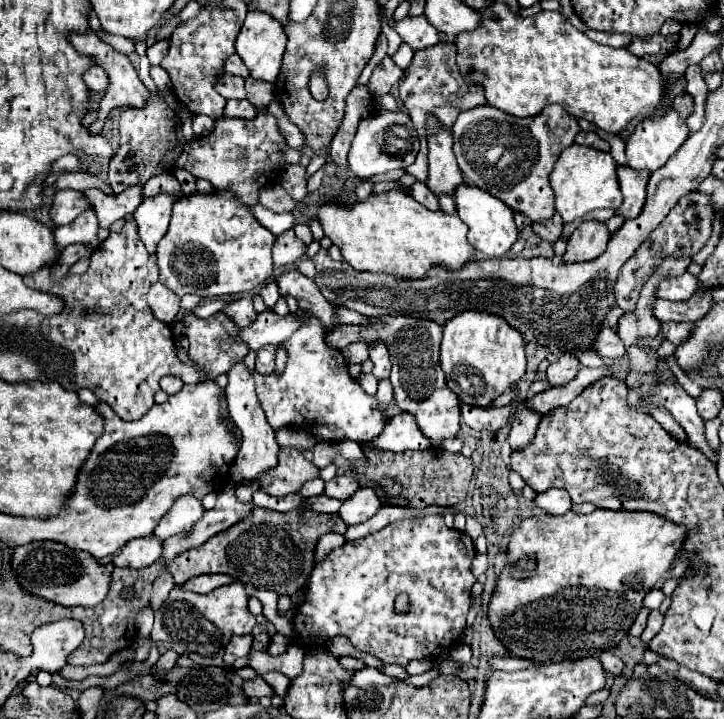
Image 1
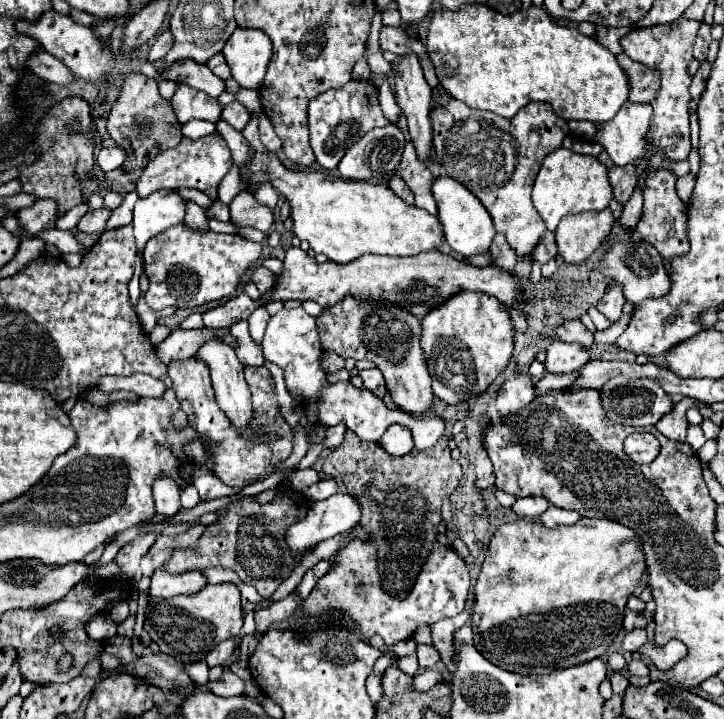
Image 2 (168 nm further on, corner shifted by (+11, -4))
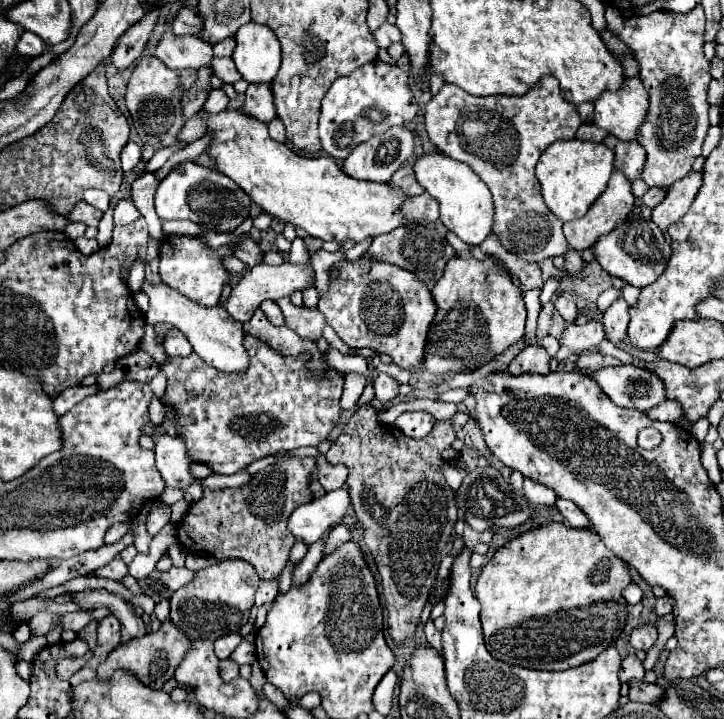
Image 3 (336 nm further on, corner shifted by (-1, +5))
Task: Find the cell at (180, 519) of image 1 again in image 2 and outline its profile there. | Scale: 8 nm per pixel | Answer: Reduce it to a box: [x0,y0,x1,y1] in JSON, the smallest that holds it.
[152,476,180,514]

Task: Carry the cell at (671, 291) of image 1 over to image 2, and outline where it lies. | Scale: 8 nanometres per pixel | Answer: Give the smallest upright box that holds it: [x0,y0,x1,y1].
[600,238,670,306]

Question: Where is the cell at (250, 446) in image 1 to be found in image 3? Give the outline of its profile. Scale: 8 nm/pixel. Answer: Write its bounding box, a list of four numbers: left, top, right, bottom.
[142,281,250,373]

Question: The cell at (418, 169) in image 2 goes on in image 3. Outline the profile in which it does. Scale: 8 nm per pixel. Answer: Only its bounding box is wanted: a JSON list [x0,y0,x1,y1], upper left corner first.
[402,195,440,225]

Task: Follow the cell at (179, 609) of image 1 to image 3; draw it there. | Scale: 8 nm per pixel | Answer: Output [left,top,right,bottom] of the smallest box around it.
[170,559,258,641]

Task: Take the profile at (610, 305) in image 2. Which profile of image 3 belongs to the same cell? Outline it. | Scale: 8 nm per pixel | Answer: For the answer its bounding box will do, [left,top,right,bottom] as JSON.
[604,297,630,343]

